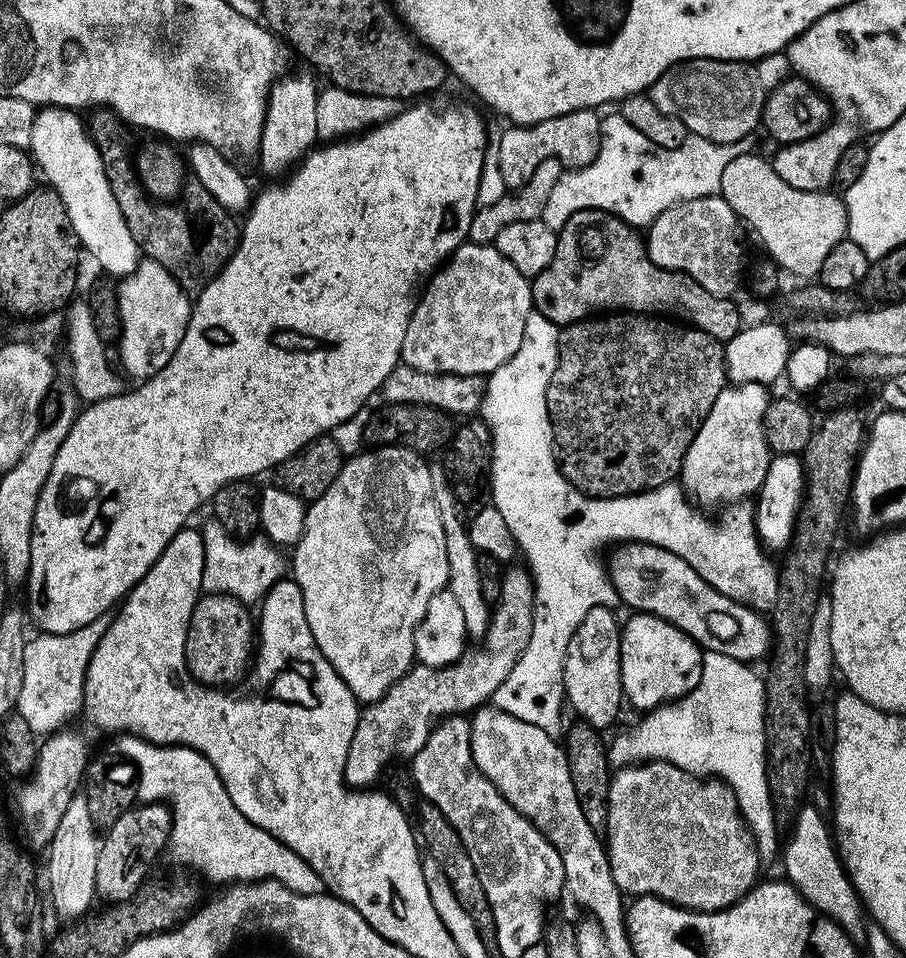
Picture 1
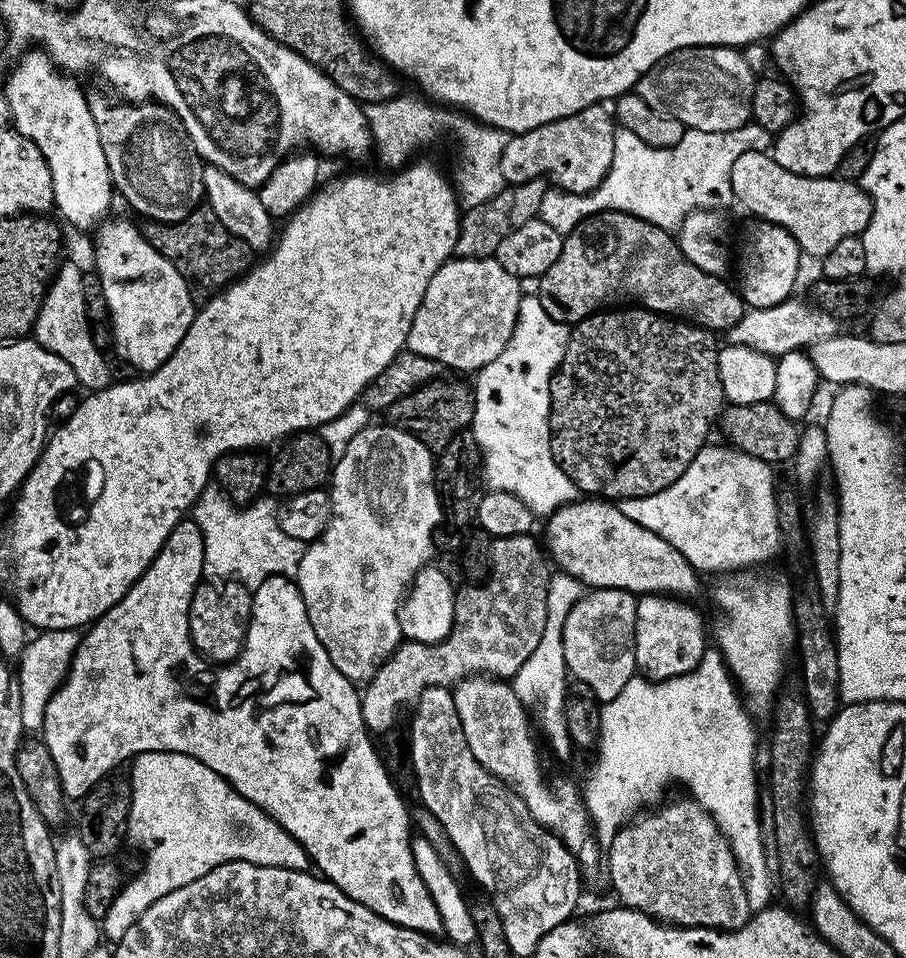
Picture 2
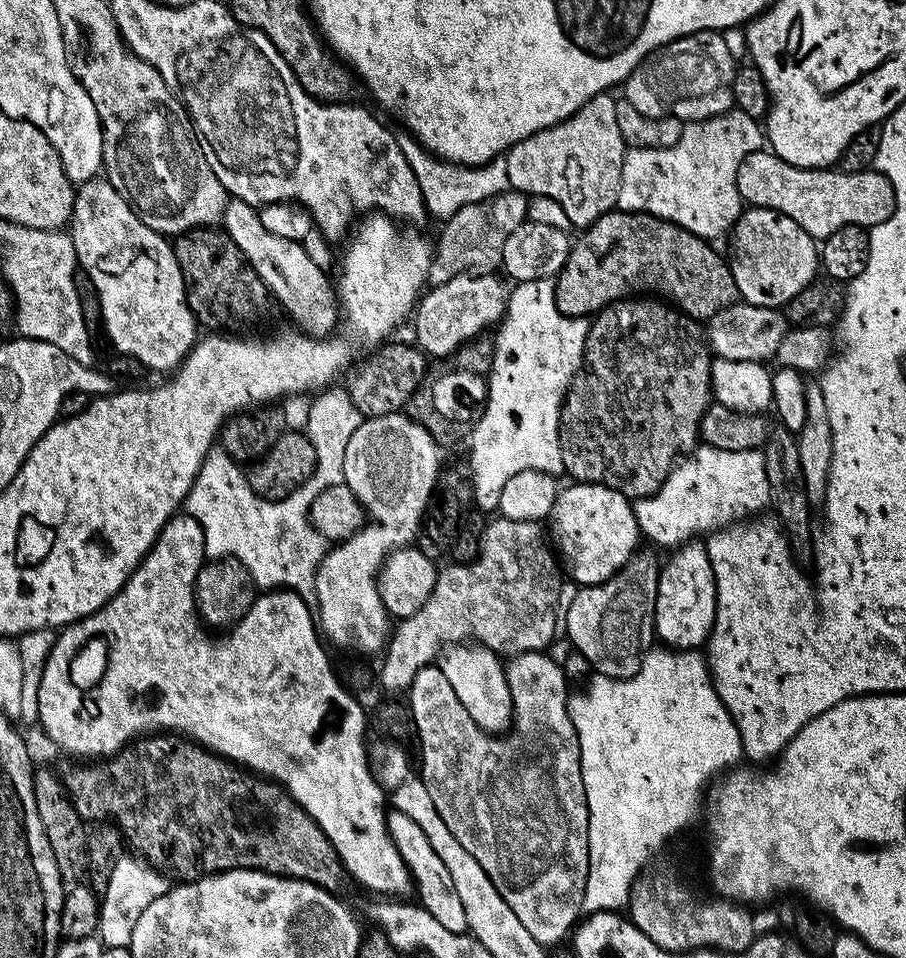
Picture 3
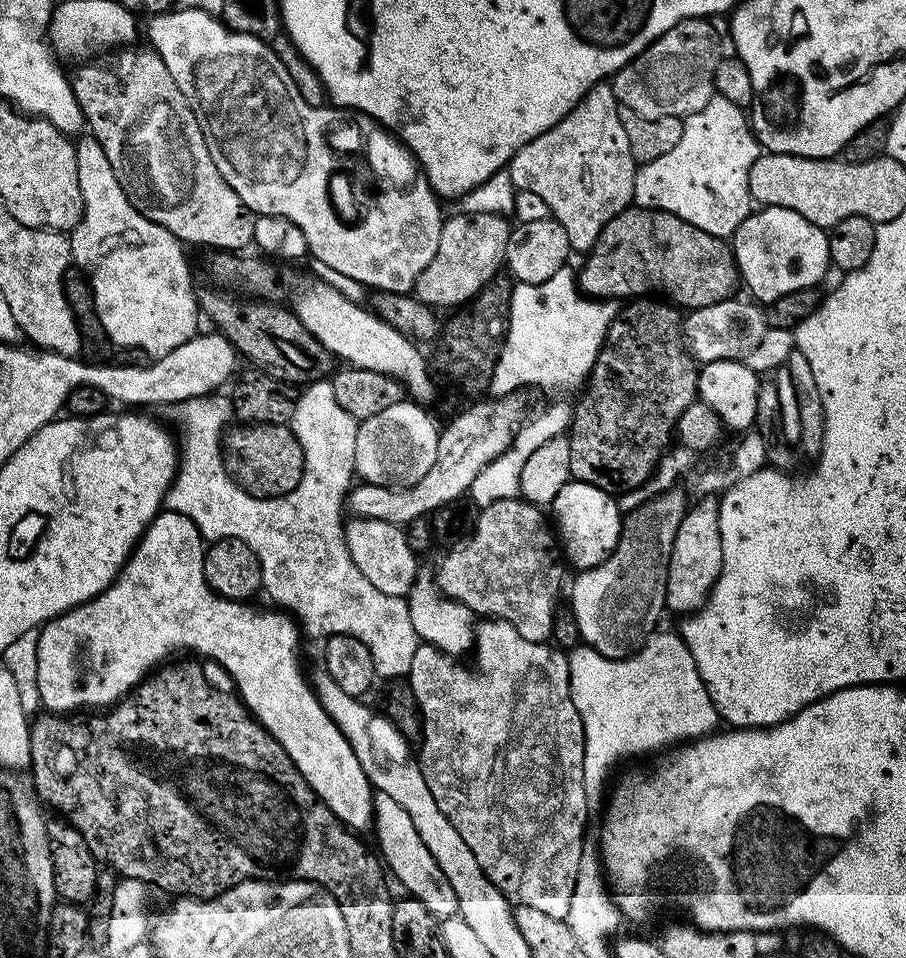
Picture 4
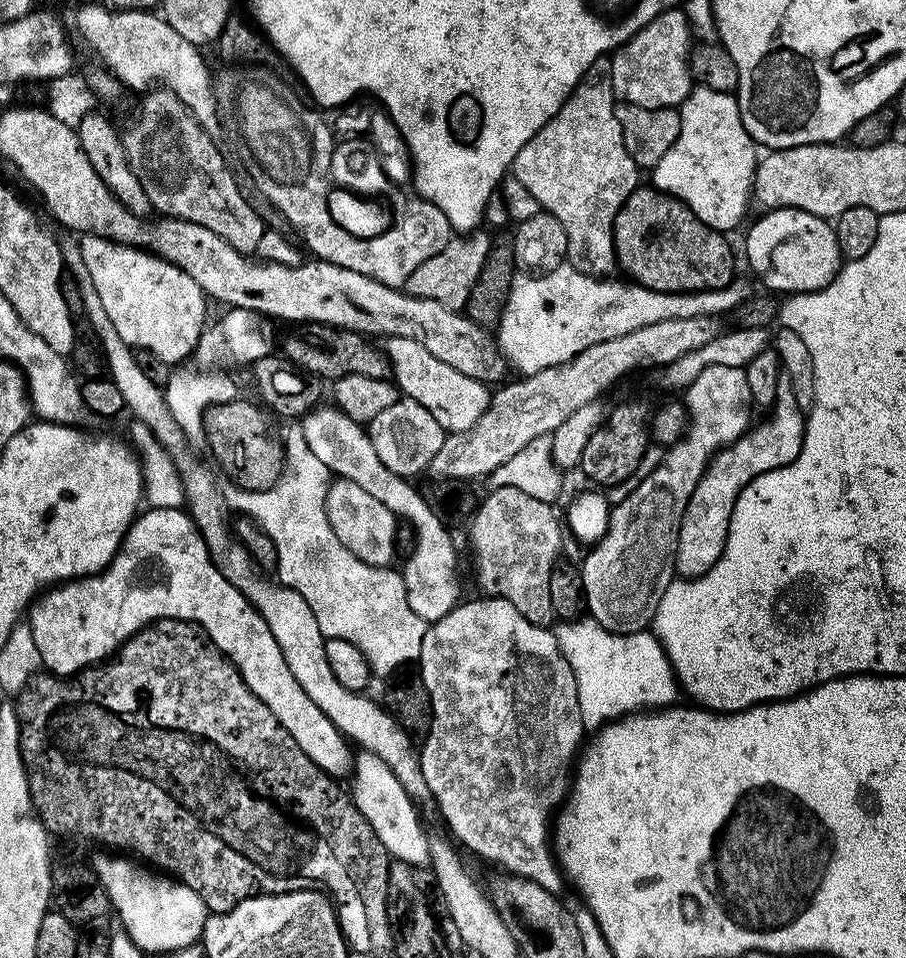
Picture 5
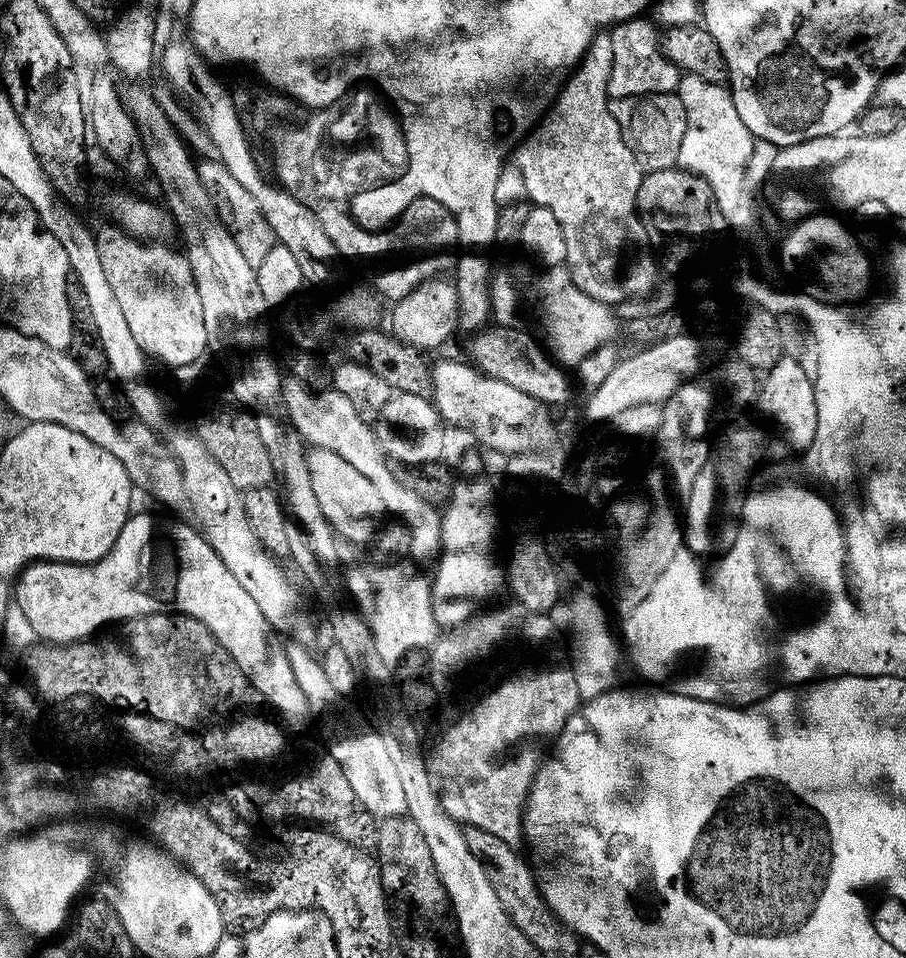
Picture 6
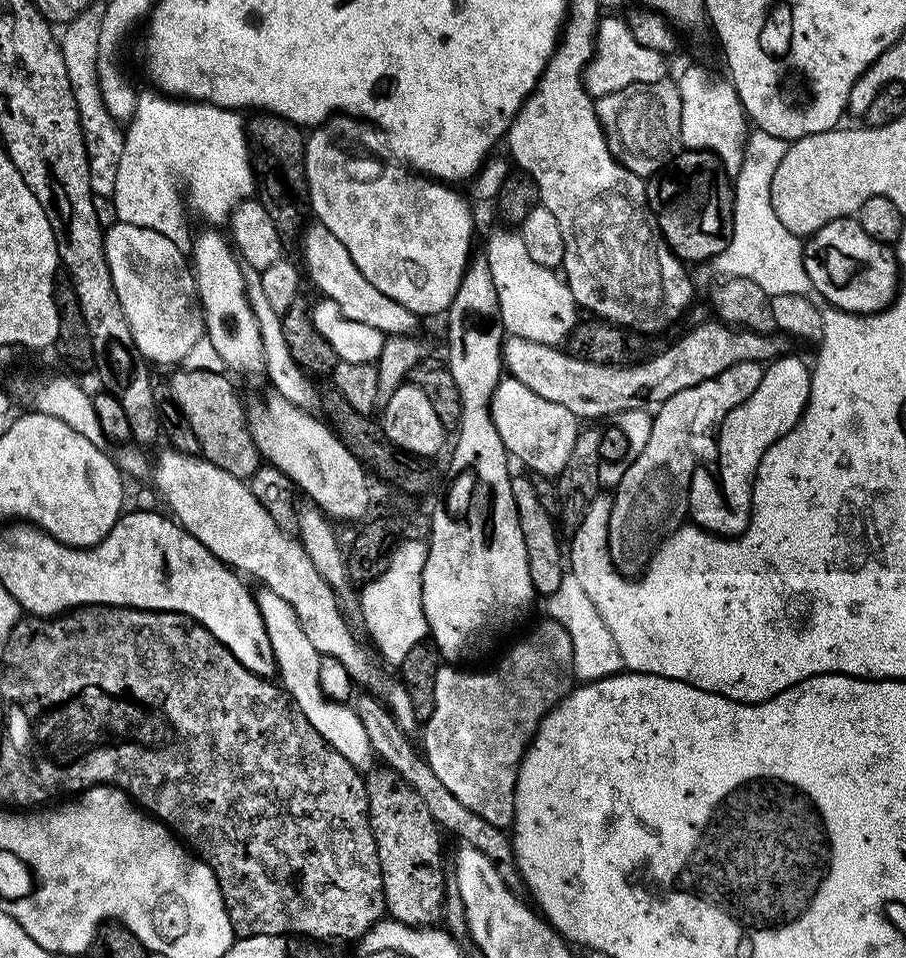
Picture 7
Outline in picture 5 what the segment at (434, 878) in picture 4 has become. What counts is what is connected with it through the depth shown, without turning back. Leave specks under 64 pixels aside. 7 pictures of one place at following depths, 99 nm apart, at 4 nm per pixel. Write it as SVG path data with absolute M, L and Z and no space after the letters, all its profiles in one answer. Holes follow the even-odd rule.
M364 750L355 757L351 780L351 799L366 822L370 822L374 834L378 834L378 842L382 842L389 857L401 864L427 865L430 860L430 836L424 833L420 825L420 816L412 805L415 804L413 797L405 791L398 778L394 778L392 771L373 752Z

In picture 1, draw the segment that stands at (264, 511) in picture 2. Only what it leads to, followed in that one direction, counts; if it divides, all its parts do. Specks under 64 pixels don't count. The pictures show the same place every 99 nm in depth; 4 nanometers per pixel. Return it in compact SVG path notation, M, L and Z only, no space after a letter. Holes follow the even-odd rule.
M214 518L202 528L204 538L204 573L201 589L205 593L230 595L241 603L252 606L263 601L273 584L286 572L286 560L280 557L281 549L267 538L249 538L239 541L226 534L226 530Z

